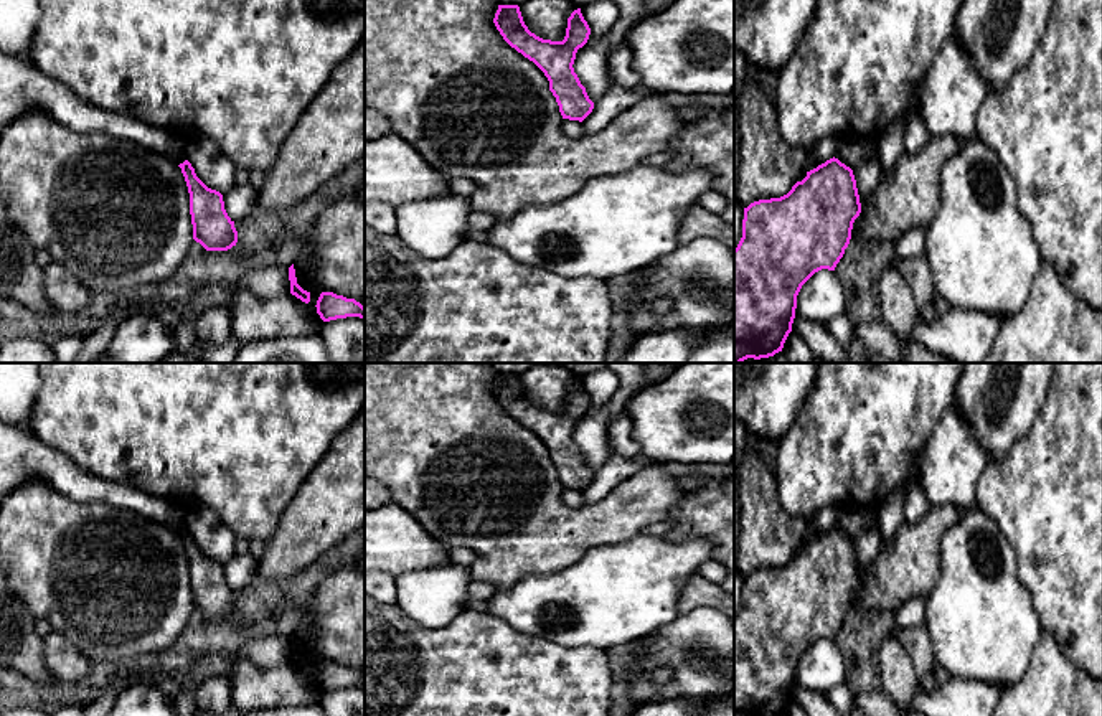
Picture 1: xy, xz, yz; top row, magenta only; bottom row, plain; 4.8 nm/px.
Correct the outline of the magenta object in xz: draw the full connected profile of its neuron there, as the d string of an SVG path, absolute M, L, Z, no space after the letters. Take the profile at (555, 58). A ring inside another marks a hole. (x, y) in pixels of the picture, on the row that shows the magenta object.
M498 5L493 23L511 48L544 73L563 119L582 122L592 112L594 102L572 68L577 49L587 43L591 35L581 8L567 18L563 41L543 40L531 33L518 5Z

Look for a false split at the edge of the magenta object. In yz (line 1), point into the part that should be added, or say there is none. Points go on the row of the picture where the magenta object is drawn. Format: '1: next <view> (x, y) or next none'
1: next none

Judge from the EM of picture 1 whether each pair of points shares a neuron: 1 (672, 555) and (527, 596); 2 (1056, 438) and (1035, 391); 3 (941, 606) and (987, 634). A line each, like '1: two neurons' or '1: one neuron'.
1: one neuron
2: two neurons
3: one neuron

